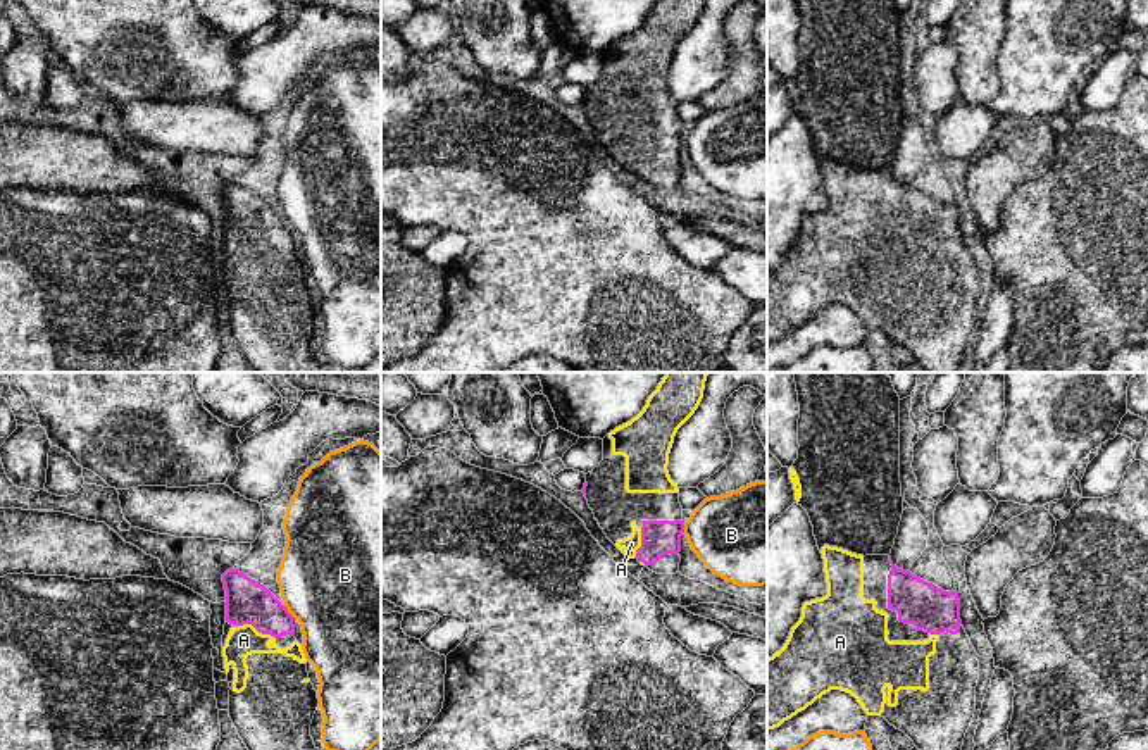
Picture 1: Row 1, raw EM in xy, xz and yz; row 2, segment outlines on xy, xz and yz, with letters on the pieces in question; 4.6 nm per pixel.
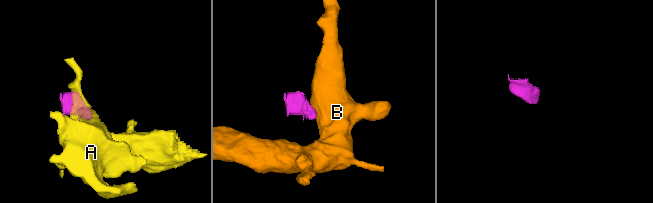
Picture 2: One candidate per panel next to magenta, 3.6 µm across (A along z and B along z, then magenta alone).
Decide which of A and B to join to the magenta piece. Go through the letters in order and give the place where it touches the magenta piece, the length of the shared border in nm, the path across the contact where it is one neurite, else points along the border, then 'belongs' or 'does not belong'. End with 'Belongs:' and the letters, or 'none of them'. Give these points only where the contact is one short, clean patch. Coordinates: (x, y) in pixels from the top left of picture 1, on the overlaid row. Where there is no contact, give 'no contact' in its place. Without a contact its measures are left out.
A: contact xy (257, 630); length 200 nm; belongs
B: contact xy (288, 612); length 80 nm; border xy (285, 607), (295, 618); does not belong
Belongs: A

